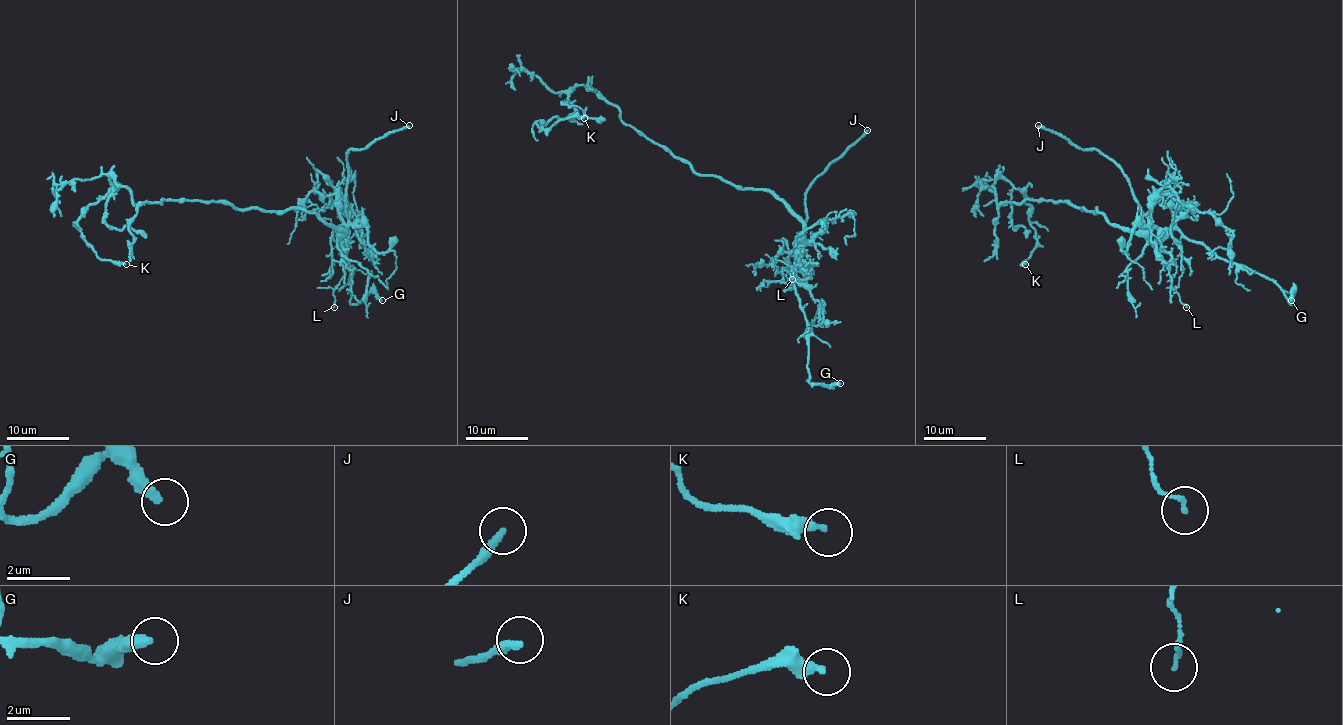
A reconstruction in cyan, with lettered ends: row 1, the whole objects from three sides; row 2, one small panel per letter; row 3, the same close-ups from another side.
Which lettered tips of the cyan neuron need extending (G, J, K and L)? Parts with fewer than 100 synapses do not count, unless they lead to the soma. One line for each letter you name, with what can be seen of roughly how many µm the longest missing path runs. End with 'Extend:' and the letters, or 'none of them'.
J: missing 90 µm
Extend: J

